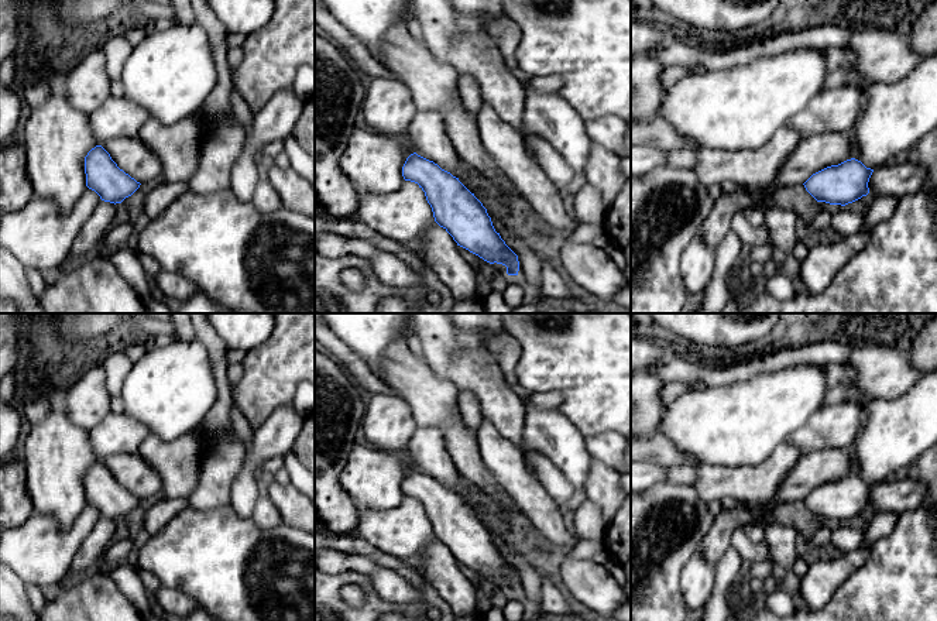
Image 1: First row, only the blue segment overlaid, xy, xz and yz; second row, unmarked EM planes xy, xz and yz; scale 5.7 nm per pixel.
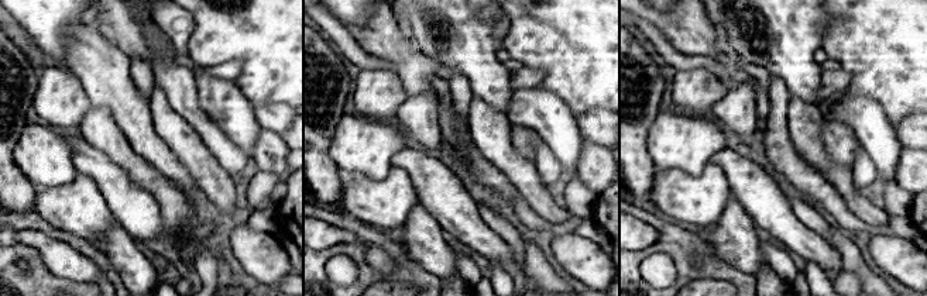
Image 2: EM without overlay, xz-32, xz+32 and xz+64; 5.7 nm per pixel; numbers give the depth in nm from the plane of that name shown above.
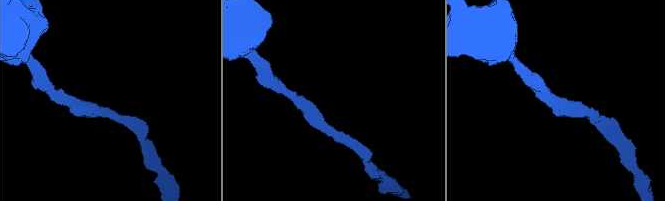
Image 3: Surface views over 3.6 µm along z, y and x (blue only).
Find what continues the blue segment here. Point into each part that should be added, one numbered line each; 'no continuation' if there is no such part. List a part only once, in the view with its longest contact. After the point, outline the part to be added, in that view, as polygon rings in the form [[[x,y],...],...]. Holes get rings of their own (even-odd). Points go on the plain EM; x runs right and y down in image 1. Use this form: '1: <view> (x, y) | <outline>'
no continuation

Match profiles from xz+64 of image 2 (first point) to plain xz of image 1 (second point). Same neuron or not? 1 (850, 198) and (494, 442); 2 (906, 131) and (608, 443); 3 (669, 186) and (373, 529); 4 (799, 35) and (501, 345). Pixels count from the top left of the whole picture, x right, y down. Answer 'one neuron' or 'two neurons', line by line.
1: one neuron
2: one neuron
3: one neuron
4: two neurons

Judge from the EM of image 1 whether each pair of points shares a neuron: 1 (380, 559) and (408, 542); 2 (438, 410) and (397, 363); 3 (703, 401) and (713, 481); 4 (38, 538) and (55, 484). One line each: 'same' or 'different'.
1: different
2: same
3: different
4: different

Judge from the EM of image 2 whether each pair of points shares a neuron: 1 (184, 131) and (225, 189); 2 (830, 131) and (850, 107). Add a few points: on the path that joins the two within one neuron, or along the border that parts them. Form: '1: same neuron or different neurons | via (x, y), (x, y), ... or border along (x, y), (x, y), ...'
1: same neuron | via (186, 145), (210, 175)
2: different neurons | border along (826, 117), (834, 121), (844, 121), (861, 145)

